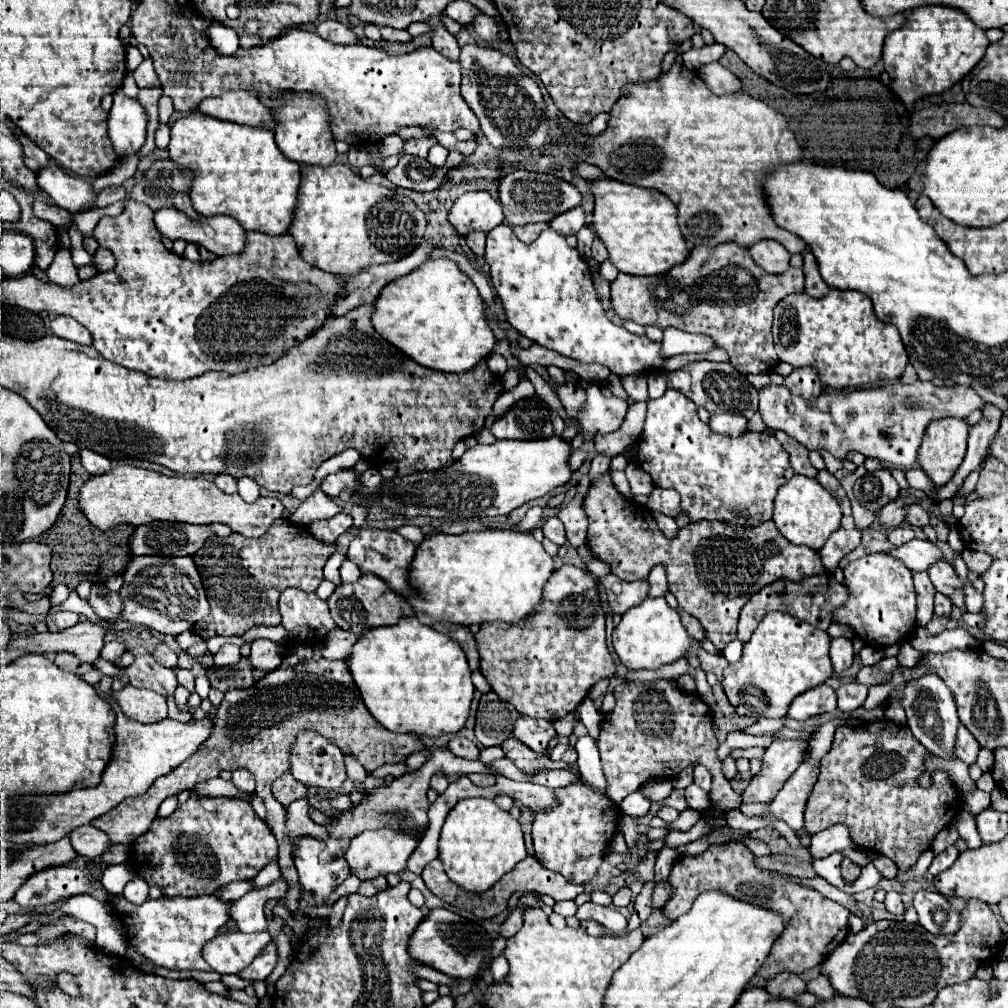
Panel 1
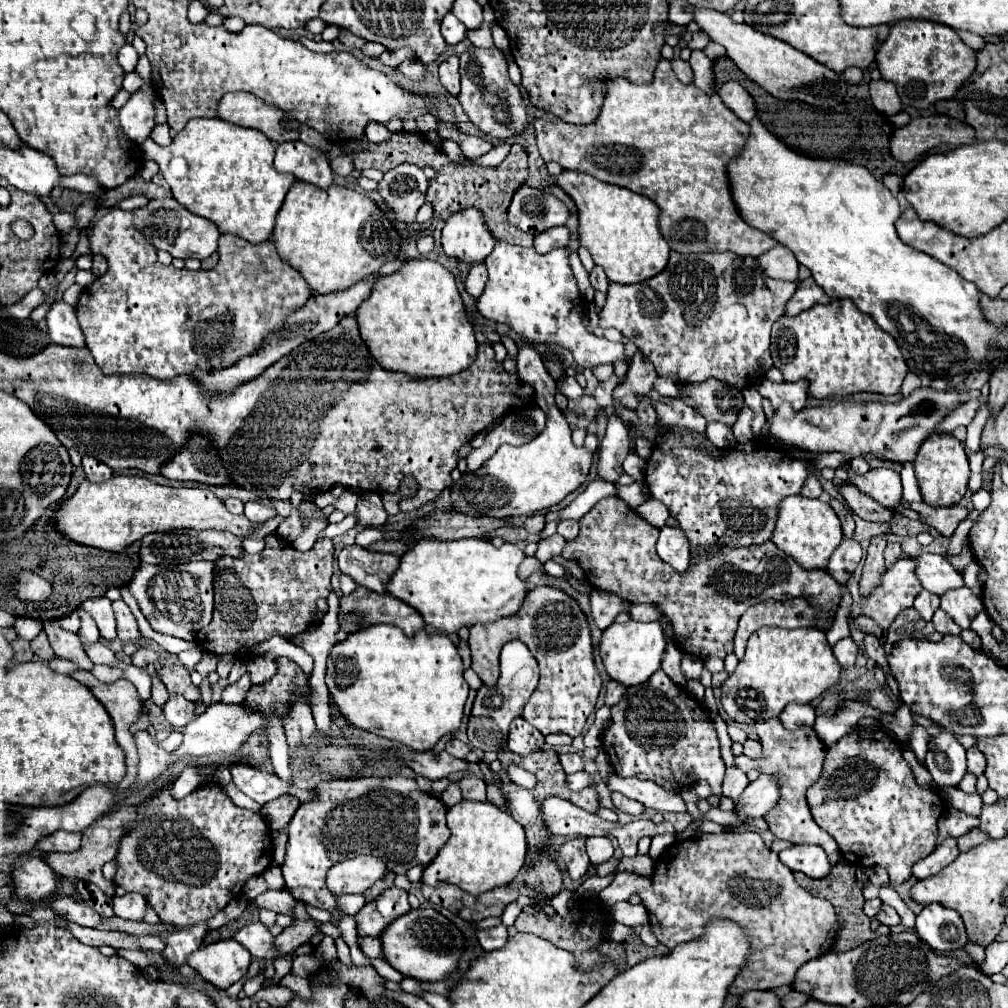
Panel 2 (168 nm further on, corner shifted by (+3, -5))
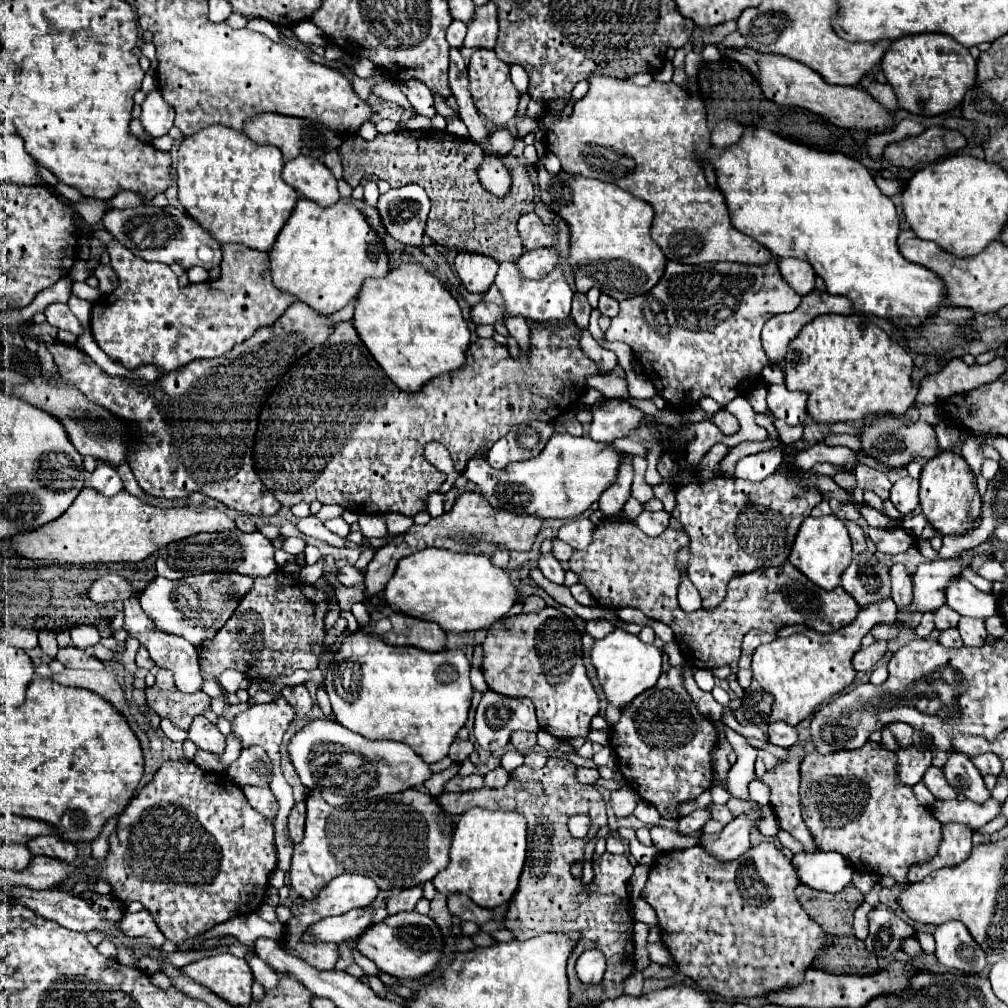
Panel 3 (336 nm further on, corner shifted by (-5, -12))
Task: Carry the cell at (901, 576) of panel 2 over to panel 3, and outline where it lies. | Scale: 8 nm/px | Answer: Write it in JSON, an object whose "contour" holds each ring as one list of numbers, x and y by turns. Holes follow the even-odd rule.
{"contour":[[971,551,961,553,955,559,937,559,921,563,913,575,913,603,897,613,897,619,911,619,917,613,937,611,945,605,945,587,949,579,961,577,961,571,971,565]]}

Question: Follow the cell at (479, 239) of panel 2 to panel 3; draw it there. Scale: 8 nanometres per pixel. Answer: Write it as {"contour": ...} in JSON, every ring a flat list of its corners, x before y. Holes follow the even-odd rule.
{"contour":[[459,253,455,257,455,271,469,293,485,293,497,275,499,263,485,255]]}

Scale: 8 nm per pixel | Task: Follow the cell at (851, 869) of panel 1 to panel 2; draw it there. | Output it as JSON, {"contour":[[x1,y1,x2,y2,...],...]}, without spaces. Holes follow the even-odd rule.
{"contour":[[839,860,837,866,831,870,829,876,825,878,809,878,805,874,799,874,795,872,795,880,807,890,811,892,813,896,819,896,819,898,827,898,829,902,833,902,835,910,837,910,837,916,839,916,839,934,837,934,837,942,835,942,835,950,851,950,867,940,873,938,873,932,869,928,869,922,871,918,865,916,863,912,863,904,865,904,865,898,861,894,861,888,855,880,855,868,847,862,847,860]]}

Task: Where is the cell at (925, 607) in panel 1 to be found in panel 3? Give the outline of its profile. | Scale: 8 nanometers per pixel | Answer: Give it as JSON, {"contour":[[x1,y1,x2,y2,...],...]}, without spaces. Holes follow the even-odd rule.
{"contour":[[943,605,943,607,939,607,939,609,935,611,935,627,937,627,939,631,949,629,949,627,957,627,959,619,961,619,961,615,957,615,957,611,953,611,953,609,947,607,947,605]]}

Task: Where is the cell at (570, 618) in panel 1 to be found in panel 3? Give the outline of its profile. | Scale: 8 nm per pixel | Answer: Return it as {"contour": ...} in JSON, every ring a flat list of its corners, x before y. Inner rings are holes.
{"contour":[[545,607,537,613,521,613,493,623,483,649,481,669,489,689,507,697,531,699,541,729,557,739,585,737,591,731,591,717,599,713,599,697,583,667,581,633,559,609]]}

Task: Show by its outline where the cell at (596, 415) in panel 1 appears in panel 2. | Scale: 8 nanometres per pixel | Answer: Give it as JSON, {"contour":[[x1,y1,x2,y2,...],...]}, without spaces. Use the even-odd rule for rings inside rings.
{"contour":[[611,414,599,450,599,468,597,468,599,476,609,482,617,482,619,474,623,472,621,462,627,458,627,454,629,454,629,430,617,414]]}

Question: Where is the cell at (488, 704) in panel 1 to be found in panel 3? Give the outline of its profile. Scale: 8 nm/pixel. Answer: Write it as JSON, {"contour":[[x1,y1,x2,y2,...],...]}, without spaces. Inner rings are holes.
{"contour":[[487,691,475,715,475,737,485,751,503,749,513,731,539,731,535,707,529,699,513,699]]}

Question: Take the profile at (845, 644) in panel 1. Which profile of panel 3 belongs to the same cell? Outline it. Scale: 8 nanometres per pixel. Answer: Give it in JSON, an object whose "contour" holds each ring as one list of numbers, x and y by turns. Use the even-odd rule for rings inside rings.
{"contour":[[875,641,869,647,861,647,853,657,855,671,869,671,883,659,885,653,887,653,887,641]]}

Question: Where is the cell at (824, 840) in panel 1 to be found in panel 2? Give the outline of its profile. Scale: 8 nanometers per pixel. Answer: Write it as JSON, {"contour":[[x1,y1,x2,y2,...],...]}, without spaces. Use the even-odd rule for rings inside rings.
{"contour":[[791,846,779,852,779,860,793,872,803,872,811,878,823,878,831,872,827,854,821,846]]}

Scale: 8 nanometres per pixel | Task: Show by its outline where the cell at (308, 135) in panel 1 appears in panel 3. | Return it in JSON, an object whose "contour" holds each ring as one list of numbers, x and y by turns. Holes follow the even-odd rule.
{"contour":[[299,155,297,159,287,161,283,169,283,181,299,191,305,199,315,201,321,207,329,207,341,199,333,173,313,157]]}

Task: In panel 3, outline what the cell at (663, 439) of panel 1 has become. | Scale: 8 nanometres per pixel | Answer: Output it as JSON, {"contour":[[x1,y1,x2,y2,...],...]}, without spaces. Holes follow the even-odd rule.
{"contour":[[773,473,763,483,733,477,713,477,711,481,695,477,693,483,677,487,675,493,677,507,671,515,681,521,691,537,687,575,701,593,705,609,723,603,729,579,785,563,803,519,823,499,819,491,801,489,793,477,783,473]]}

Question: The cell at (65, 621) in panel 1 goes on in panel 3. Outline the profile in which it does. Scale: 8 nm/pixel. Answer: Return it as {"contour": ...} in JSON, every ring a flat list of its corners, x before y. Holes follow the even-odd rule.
{"contour":[[65,647,65,649,59,649,57,653,57,659,69,667,69,669,95,669,95,671,101,671,103,669,103,663,91,655,87,655,85,651,77,649,77,647]]}

